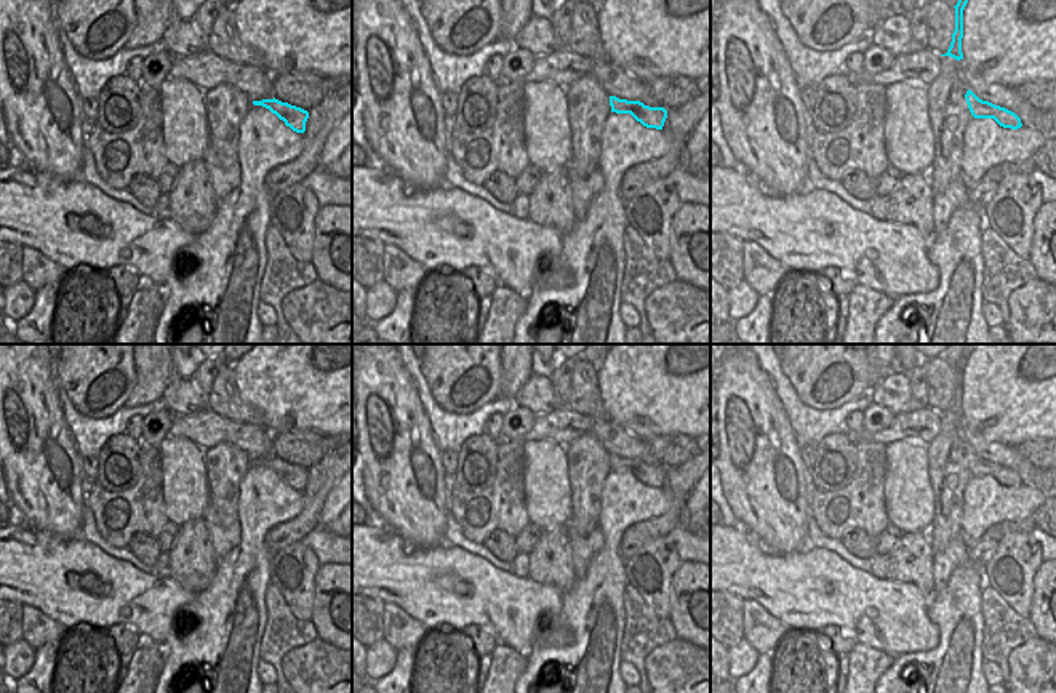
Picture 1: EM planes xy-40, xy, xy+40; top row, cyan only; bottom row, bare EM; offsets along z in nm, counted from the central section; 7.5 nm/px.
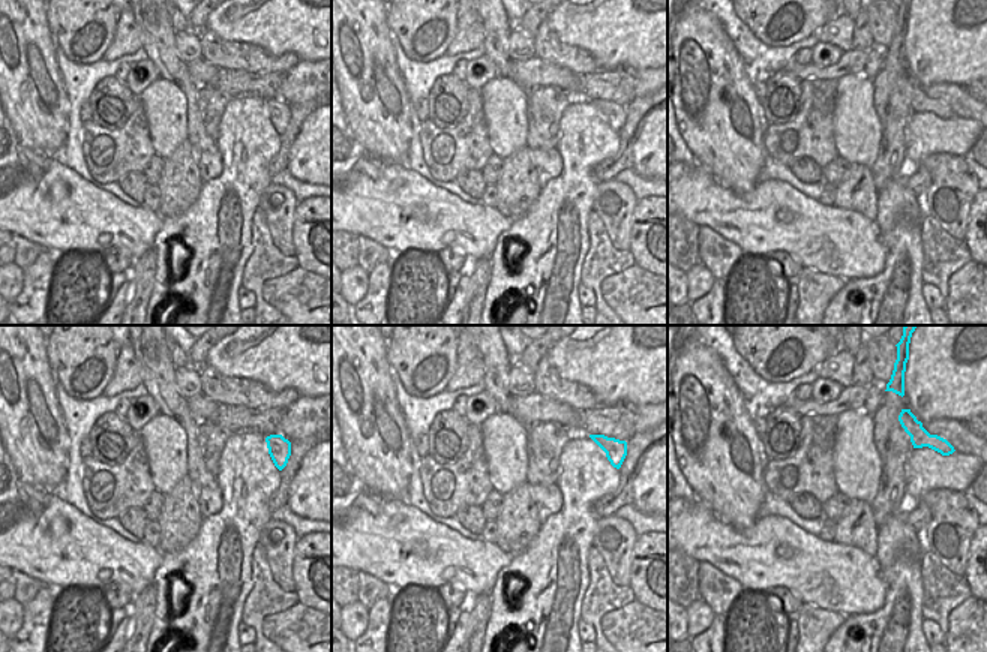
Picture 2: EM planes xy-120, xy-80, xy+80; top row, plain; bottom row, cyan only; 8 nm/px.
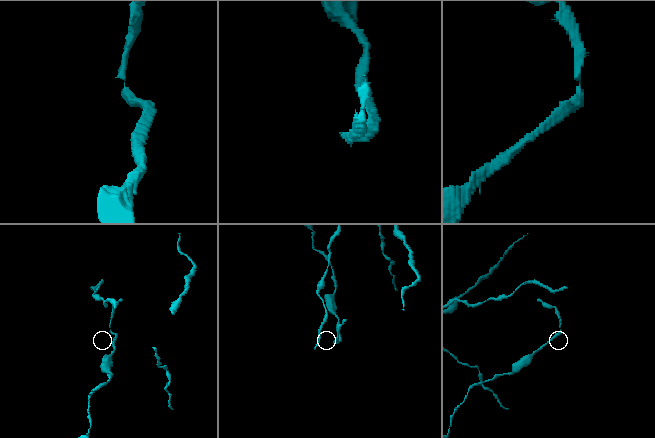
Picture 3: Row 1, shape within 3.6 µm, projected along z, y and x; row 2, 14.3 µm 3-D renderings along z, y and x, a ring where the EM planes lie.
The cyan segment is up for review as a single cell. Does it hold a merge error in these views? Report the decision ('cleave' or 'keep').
cleave

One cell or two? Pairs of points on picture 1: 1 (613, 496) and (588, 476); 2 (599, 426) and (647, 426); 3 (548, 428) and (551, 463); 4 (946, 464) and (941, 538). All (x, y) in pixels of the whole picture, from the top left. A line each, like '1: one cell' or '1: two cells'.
1: two cells
2: two cells
3: two cells
4: one cell

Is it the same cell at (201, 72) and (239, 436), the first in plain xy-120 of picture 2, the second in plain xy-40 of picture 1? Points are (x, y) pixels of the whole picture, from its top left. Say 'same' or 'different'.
same

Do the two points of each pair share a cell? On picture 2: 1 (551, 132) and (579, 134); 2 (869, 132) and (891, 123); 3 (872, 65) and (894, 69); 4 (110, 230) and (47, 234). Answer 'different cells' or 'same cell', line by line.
1: different cells
2: different cells
3: different cells
4: same cell

